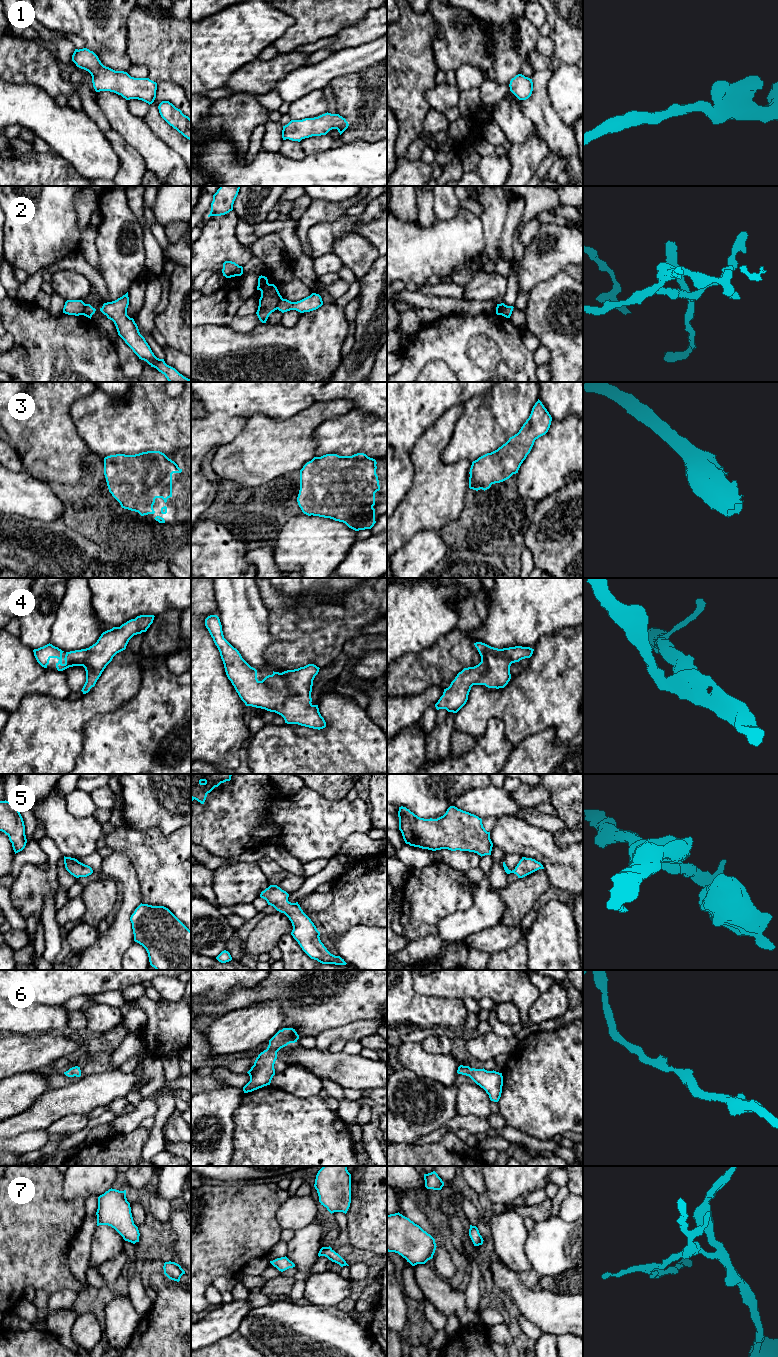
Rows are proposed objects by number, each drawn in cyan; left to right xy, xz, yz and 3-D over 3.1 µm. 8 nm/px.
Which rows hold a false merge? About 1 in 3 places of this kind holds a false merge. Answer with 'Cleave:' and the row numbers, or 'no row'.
Cleave: 2

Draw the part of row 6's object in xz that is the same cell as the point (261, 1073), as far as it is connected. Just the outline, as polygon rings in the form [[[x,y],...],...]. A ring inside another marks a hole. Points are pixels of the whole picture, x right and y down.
[[[293,1028],[279,1030],[269,1040],[267,1049],[258,1055],[254,1065],[247,1072],[250,1076],[250,1081],[243,1087],[244,1093],[270,1085],[275,1075],[274,1064],[277,1059],[277,1052],[288,1044],[297,1042],[298,1039],[299,1035]]]

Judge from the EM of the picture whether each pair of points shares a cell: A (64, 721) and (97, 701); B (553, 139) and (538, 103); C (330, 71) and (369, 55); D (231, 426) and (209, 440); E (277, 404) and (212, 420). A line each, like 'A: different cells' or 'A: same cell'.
A: same cell
B: same cell
C: same cell
D: same cell
E: different cells

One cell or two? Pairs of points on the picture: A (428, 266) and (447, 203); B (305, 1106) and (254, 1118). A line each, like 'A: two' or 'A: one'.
A: two
B: one

